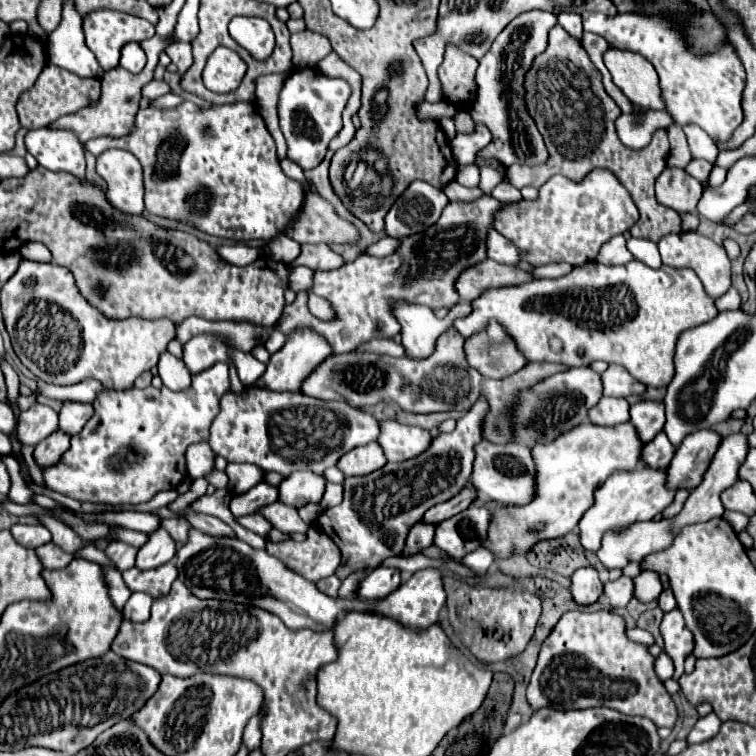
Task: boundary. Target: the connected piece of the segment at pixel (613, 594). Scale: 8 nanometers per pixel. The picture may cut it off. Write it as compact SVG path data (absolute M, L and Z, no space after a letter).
M621 576L615 582L605 584L605 600L611 608L623 608L633 598L633 578Z

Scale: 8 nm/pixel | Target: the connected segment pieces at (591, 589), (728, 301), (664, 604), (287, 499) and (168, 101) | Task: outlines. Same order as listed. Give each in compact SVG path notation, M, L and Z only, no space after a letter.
M579 568L573 576L571 576L571 596L577 604L587 606L597 602L597 598L603 594L603 584L597 576L595 568Z
M729 288L723 296L715 298L715 306L719 312L725 312L725 310L737 310L741 306L741 298L739 298L739 292L735 288Z
M669 588L661 592L661 596L657 598L657 602L659 602L659 608L661 608L663 612L671 612L671 610L675 610L675 608L677 608L675 598L673 598L673 592L671 592Z
M293 472L279 484L279 502L301 508L309 502L319 502L325 490L325 478L309 472Z
M163 94L163 96L155 98L155 100L151 100L151 108L159 108L159 110L163 110L163 108L173 108L173 106L177 106L181 100L183 100L183 98L175 96L175 94Z

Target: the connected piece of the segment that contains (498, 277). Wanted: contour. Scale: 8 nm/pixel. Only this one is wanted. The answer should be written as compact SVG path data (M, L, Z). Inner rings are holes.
M485 260L465 270L465 274L461 274L461 278L457 280L457 290L459 290L461 300L471 302L491 288L521 286L531 280L535 280L535 276L529 272L523 272L517 266L501 266L493 260Z

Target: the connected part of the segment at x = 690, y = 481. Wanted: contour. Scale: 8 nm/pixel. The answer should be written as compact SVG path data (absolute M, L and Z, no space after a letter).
M711 430L689 434L689 438L685 438L675 450L675 456L667 468L665 486L669 486L669 490L695 490L695 486L701 484L719 442L721 436Z

